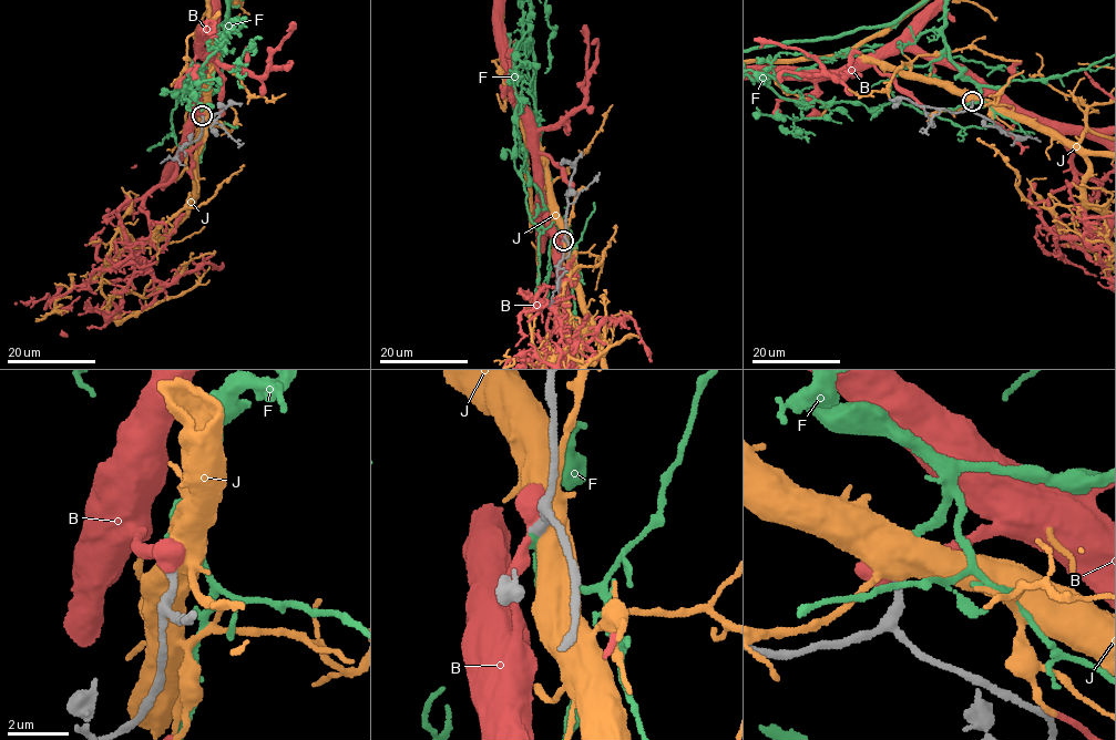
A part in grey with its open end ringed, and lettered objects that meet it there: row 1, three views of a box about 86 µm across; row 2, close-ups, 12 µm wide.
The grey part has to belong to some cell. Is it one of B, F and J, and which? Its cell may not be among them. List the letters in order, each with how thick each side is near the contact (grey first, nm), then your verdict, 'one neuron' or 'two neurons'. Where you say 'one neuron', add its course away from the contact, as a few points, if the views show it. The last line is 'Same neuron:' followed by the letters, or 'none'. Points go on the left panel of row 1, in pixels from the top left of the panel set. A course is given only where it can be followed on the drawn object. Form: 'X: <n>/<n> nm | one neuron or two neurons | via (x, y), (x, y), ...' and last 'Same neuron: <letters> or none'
B: 320/440 nm | two neurons
F: 320/320 nm | one neuron
J: 320/800 nm | two neurons
Same neuron: F

